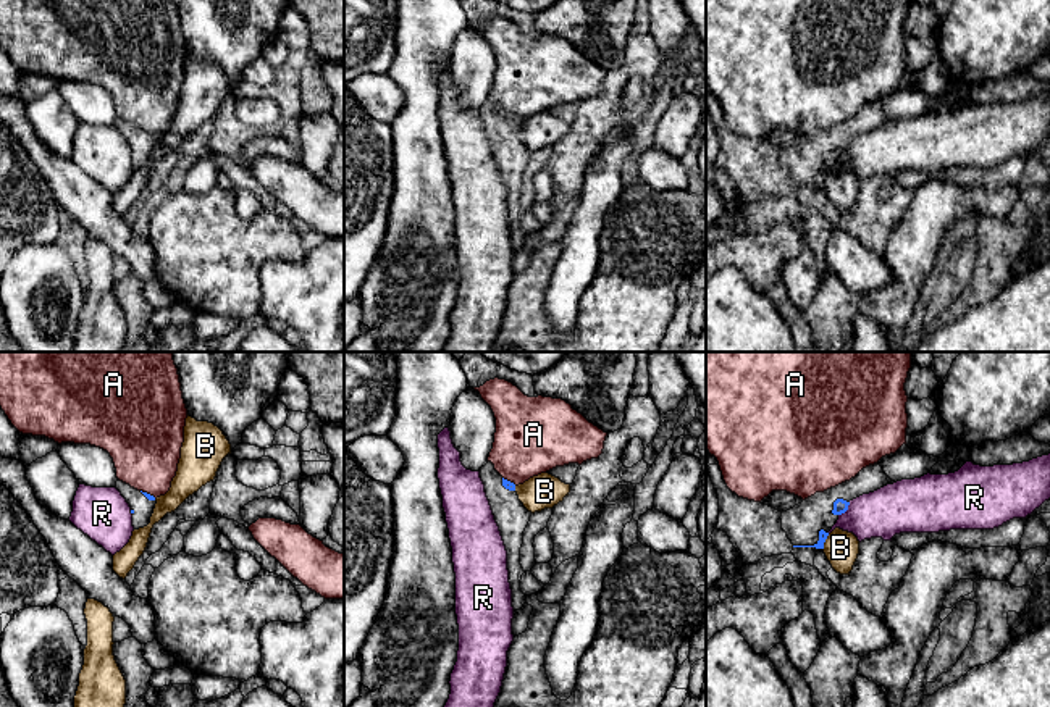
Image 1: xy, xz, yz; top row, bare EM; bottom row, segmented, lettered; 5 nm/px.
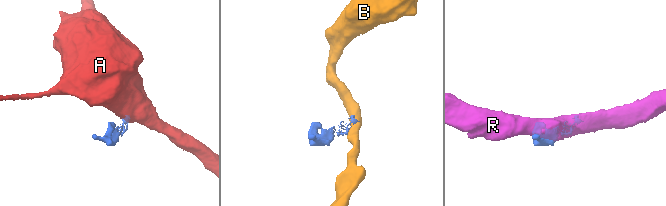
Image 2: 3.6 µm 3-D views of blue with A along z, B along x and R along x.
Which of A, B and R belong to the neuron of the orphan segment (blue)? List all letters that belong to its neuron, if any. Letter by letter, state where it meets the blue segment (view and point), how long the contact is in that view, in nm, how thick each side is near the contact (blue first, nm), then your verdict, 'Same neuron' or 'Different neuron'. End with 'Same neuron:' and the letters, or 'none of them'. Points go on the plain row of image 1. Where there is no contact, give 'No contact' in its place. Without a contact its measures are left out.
A: Touches blue at xy (149, 133). Shared border 90 nm. Thickness 30 nm (blue) against 360 nm. Different neuron
B: Touches blue at yz (824, 179). Shared border 90 nm. Thickness 50 nm (blue) against 170 nm. Different neuron
R: Touches blue at yz (845, 149). Shared border 90 nm. Thickness 70 nm (blue) against 240 nm. Different neuron
Same neuron: none of them

